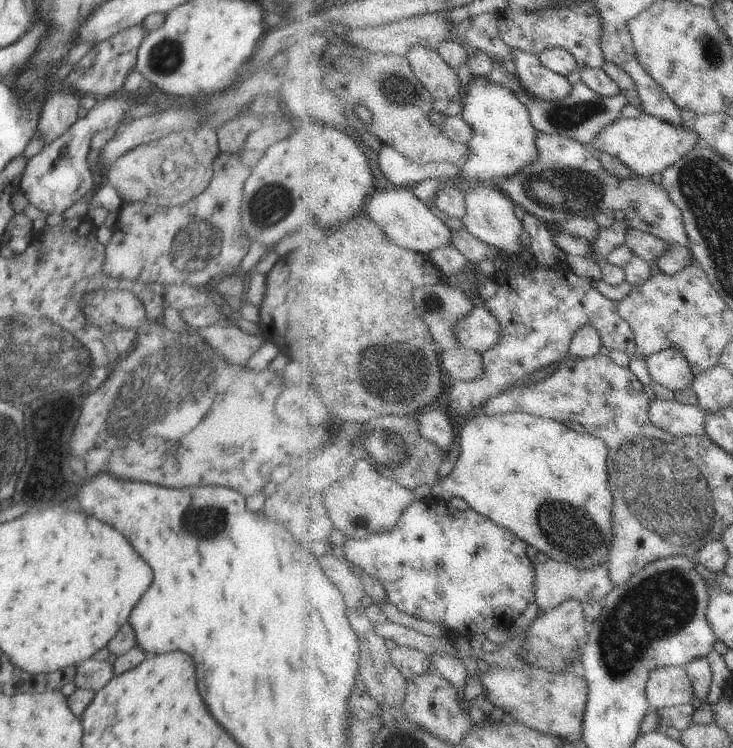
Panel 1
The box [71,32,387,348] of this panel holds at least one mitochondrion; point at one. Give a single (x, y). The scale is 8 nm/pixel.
(180, 240)

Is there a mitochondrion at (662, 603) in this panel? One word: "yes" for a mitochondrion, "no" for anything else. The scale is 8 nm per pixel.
yes

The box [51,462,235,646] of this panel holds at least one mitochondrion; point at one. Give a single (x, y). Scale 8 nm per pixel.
(193, 524)

